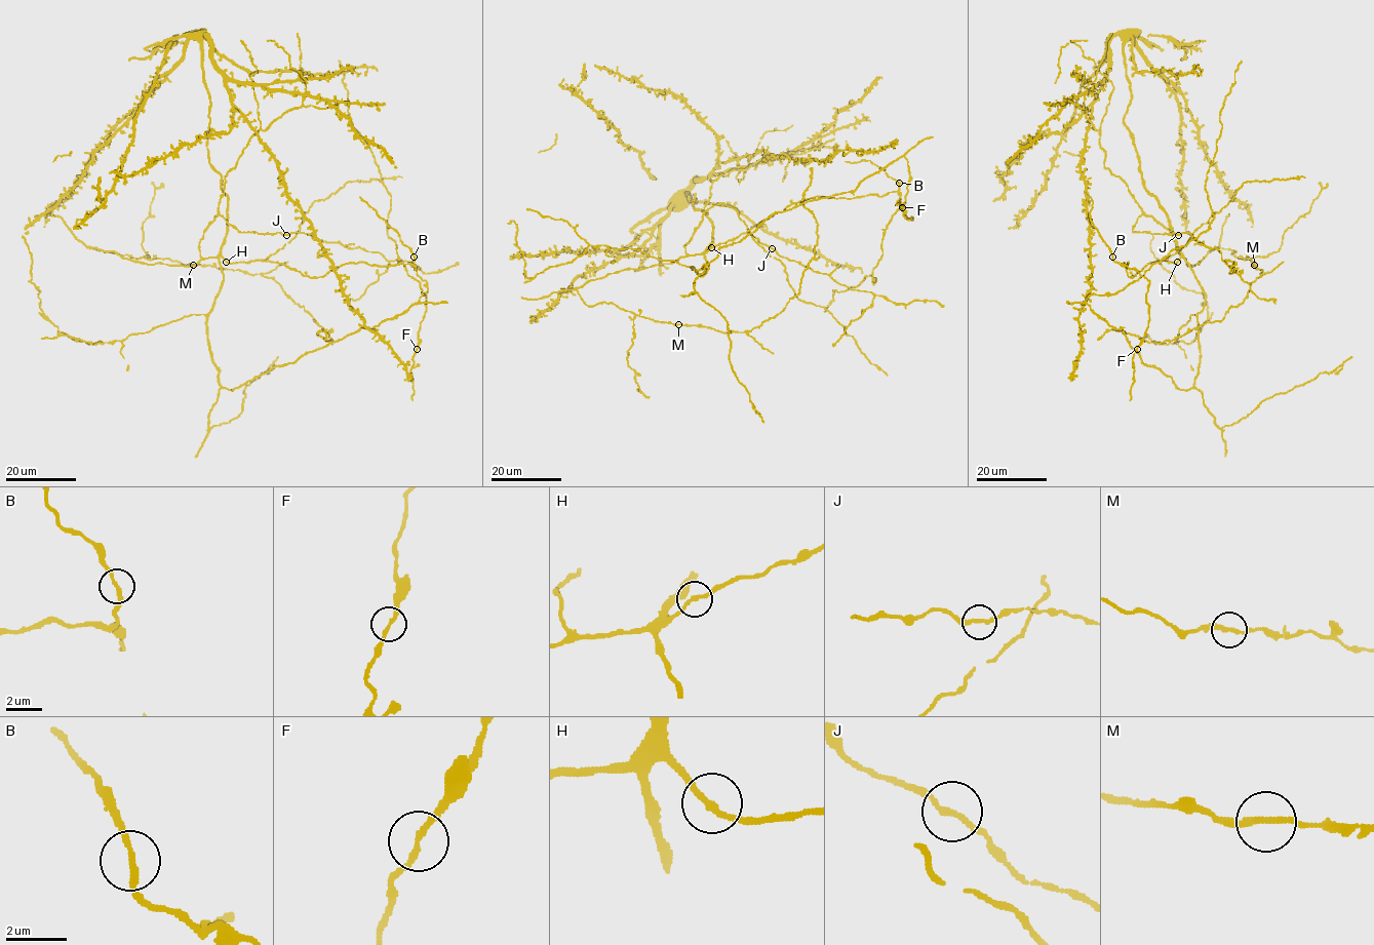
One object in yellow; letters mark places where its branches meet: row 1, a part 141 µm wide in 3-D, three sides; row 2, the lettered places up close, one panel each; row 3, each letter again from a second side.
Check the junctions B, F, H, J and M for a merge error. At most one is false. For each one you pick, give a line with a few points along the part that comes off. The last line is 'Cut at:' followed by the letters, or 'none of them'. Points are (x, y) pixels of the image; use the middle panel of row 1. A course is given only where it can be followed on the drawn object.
Cut at: none of them

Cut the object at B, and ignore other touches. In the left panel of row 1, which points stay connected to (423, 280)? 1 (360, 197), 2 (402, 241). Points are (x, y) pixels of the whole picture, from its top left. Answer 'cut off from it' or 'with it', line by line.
1: cut off from it
2: cut off from it

